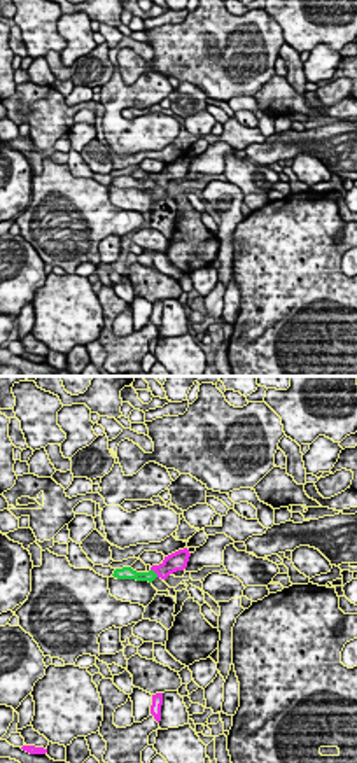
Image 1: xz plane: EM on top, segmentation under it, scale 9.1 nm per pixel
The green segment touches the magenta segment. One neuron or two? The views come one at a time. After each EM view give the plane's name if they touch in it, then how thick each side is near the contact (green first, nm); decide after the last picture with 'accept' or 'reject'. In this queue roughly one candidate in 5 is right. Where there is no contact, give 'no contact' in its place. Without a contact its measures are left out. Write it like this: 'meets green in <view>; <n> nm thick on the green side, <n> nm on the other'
meets green in xz; 120 nm thick on the green side, 170 nm on the other

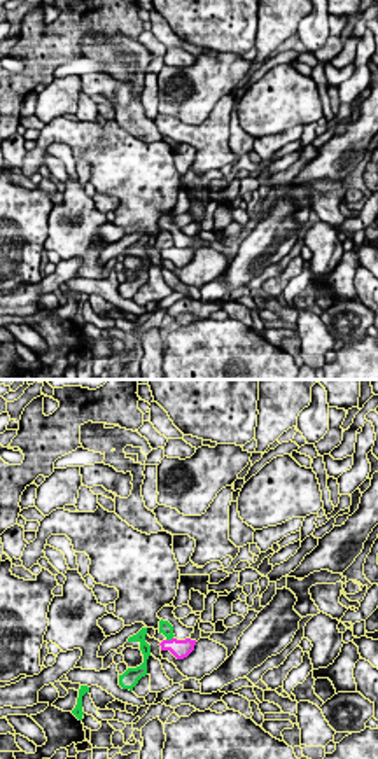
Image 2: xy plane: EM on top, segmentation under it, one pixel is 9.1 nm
meets green in xy; 120 nm thick on the green side, 170 nm on the other

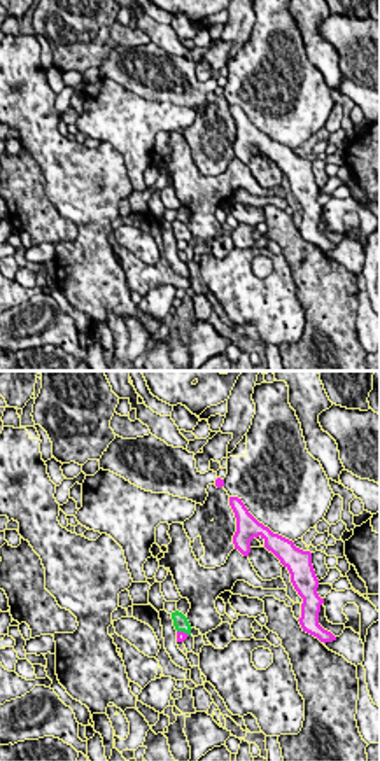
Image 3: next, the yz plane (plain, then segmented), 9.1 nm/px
meets green in yz; 140 nm thick on the green side, 90 nm on the other

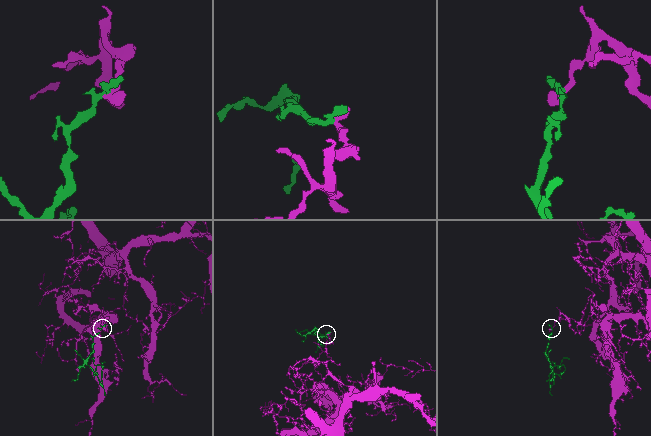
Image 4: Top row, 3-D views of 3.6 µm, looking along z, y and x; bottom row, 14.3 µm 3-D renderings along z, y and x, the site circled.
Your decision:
reject

